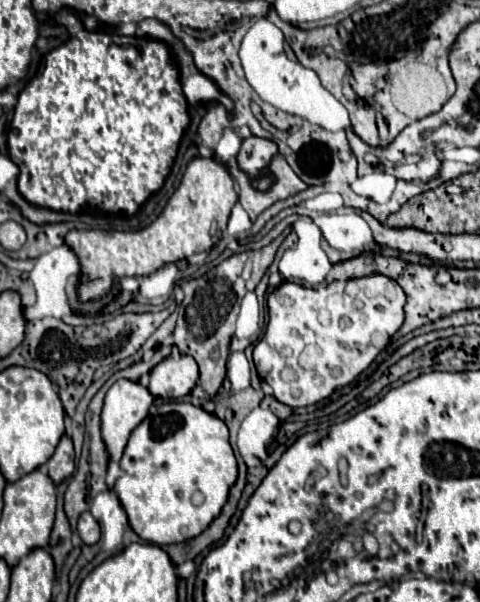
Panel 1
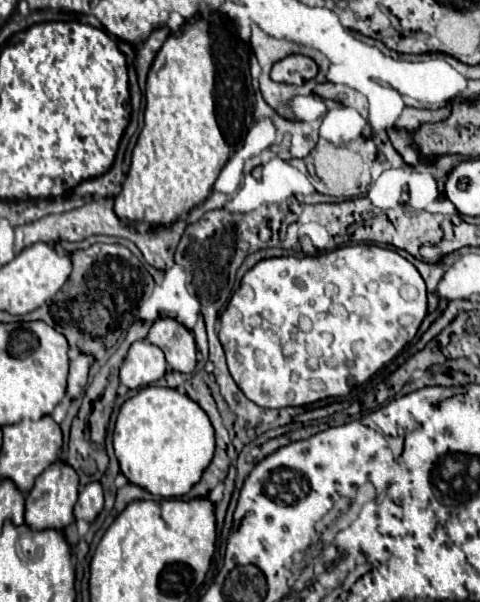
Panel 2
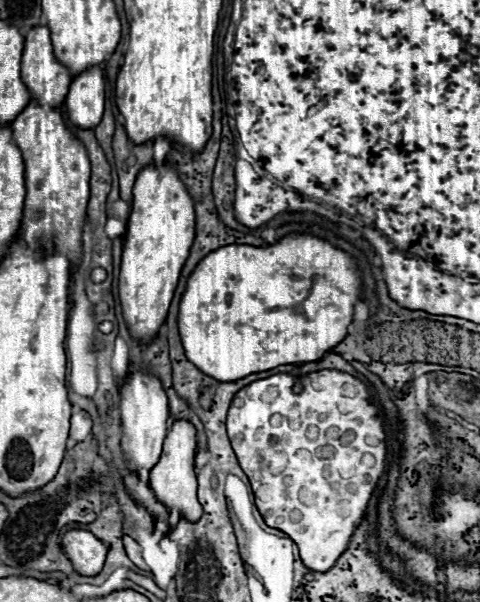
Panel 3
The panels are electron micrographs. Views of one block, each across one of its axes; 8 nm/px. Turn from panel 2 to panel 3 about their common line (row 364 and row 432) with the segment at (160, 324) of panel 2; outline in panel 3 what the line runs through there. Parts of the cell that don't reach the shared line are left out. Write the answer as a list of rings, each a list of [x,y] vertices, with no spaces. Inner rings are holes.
[[[176,420],[168,430],[158,464],[150,470],[150,488],[158,498],[158,502],[162,502],[168,510],[174,510],[174,508],[180,510],[180,516],[188,522],[198,522],[202,516],[202,506],[196,498],[198,482],[194,472],[194,456],[196,456],[196,430],[190,422]]]

